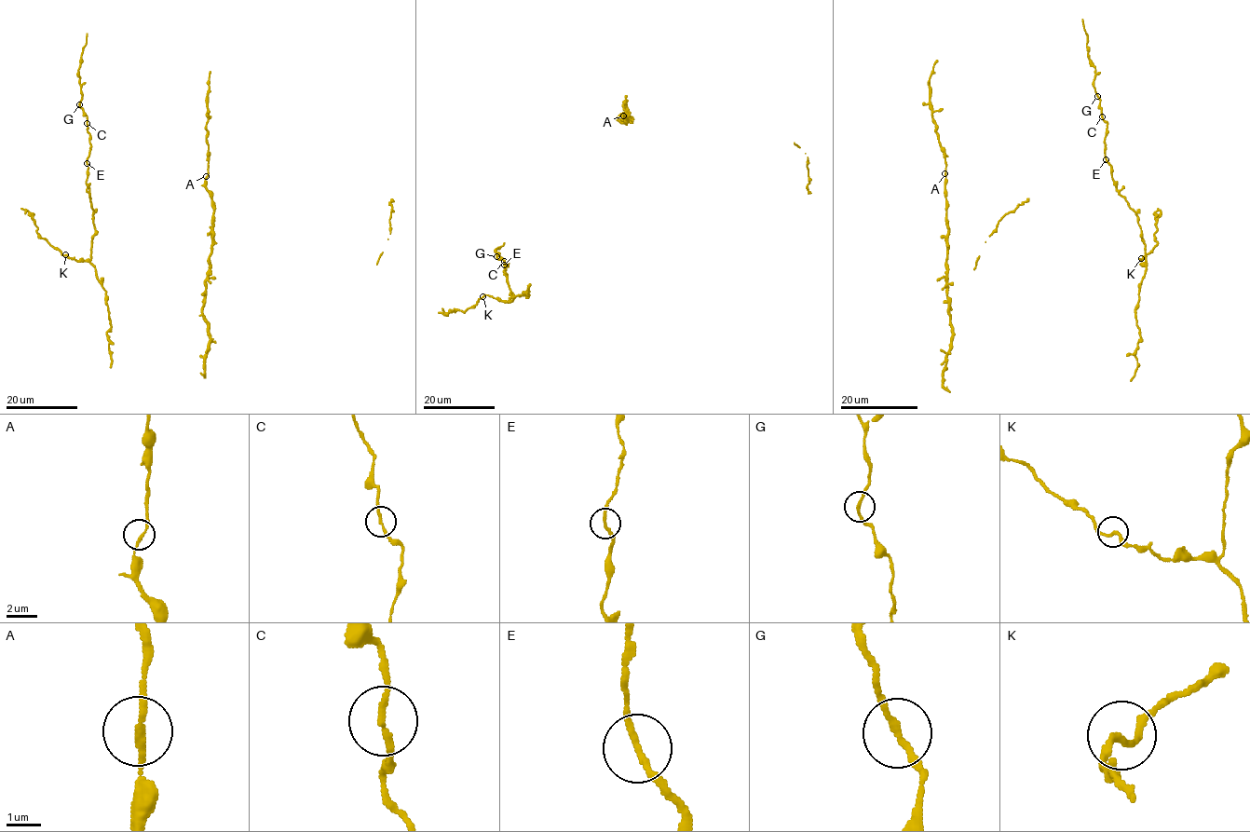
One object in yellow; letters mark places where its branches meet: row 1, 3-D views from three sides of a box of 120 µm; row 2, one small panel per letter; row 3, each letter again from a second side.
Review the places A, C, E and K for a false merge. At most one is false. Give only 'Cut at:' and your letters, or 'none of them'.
Cut at: none of them

